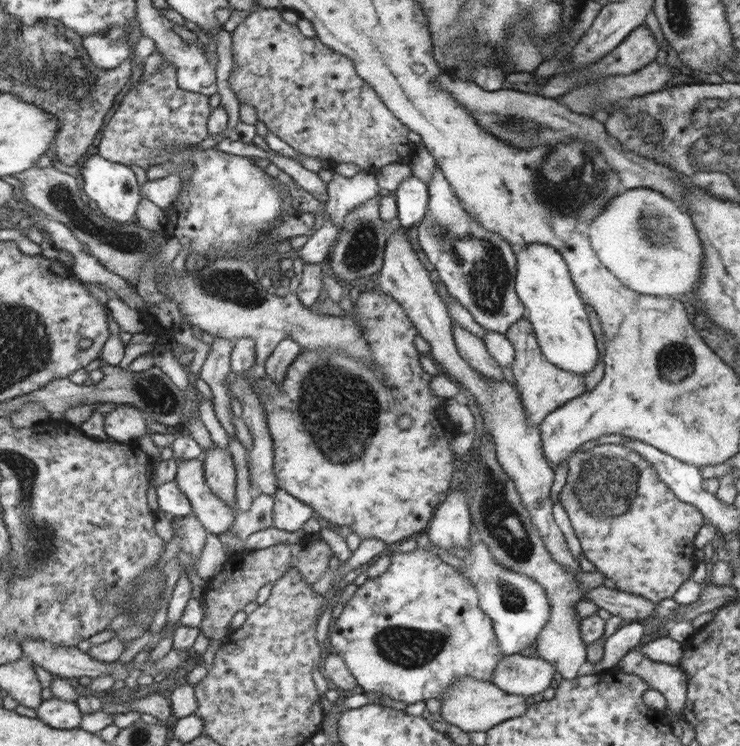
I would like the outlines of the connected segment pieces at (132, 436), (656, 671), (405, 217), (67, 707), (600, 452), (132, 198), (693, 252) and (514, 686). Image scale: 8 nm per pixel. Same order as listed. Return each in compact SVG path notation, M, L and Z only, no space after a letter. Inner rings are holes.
M119 404L104 416L104 430L108 438L125 443L136 443L147 433L145 413L132 405Z
M633 648L619 659L616 668L625 673L639 675L647 681L651 689L658 690L663 695L665 716L669 716L669 720L673 720L673 722L682 720L682 710L687 700L688 676L678 664L653 662Z
M412 174L394 190L398 225L409 227L423 220L427 206L427 186Z
M51 697L45 700L37 710L37 718L51 728L73 729L81 726L83 712L76 702L67 702Z
M603 444L595 445L593 448L580 450L573 456L570 456L567 463L567 474L564 485L558 492L558 501L561 507L567 513L570 526L573 529L577 540L579 541L580 548L585 558L595 566L599 574L603 574L609 580L612 580L616 588L621 592L628 592L635 596L642 596L649 602L658 603L663 598L672 598L673 592L678 590L685 582L691 578L691 570L695 566L695 548L693 548L693 536L699 530L699 526L704 523L703 516L699 514L695 506L687 504L684 501L679 501L677 497L660 481L660 477L656 475L656 469L652 464L648 463L642 456L639 456L634 450L629 450L620 444Z
M95 151L85 164L82 164L79 172L82 175L85 198L97 203L97 214L107 216L107 219L116 225L136 222L142 187L136 172L130 166L109 160Z
M633 188L623 189L618 195L615 195L611 200L602 208L599 214L593 217L593 224L589 224L589 241L592 242L593 253L599 258L601 264L617 277L626 288L632 289L633 292L645 296L657 296L659 298L672 298L678 299L681 294L695 294L697 286L701 284L700 274L701 264L705 264L705 250L701 245L700 234L697 234L697 228L693 225L692 218L685 216L671 200L667 200L665 195L661 196L659 192L649 188Z
M518 653L504 656L495 668L490 681L506 693L541 694L553 682L555 669L539 657L525 657Z

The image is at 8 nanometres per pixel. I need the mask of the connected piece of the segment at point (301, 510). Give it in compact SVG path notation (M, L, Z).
M281 488L272 492L272 498L272 526L277 530L296 532L308 518L315 517L311 507L297 501Z

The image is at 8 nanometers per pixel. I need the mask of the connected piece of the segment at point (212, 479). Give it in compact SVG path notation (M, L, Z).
M214 445L211 450L205 451L205 454L205 484L221 503L225 503L235 512L235 470L227 448L222 451Z

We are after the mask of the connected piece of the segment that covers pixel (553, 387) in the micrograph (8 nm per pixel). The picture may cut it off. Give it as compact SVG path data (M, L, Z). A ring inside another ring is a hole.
M525 317L516 320L504 335L514 348L513 363L510 363L507 376L520 392L521 404L525 408L526 419L530 425L539 425L549 412L584 394L583 375L565 372L547 362L536 343L531 323Z

